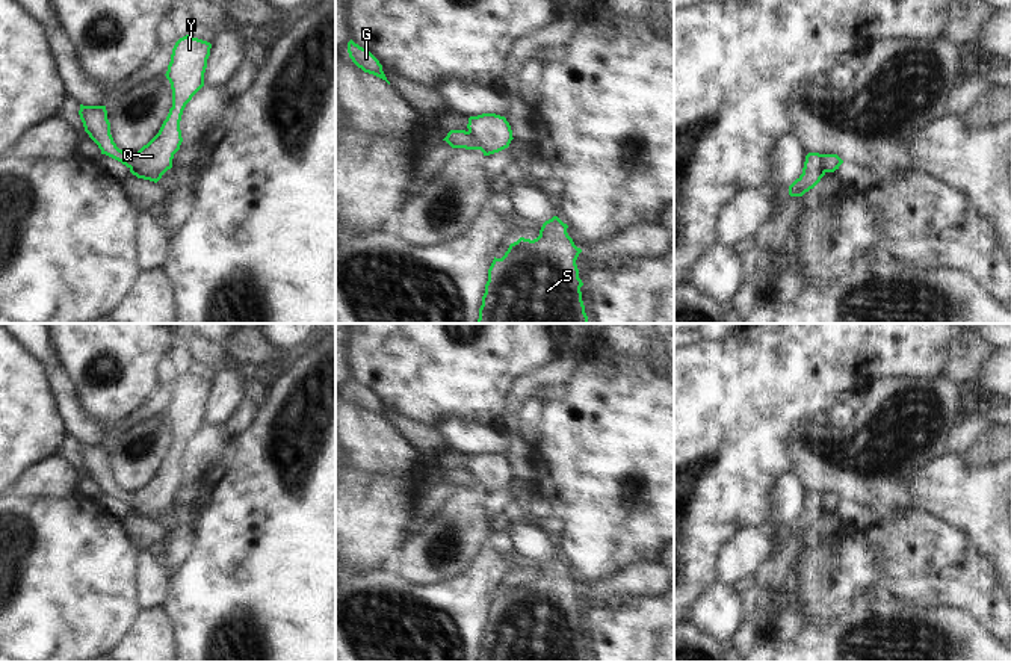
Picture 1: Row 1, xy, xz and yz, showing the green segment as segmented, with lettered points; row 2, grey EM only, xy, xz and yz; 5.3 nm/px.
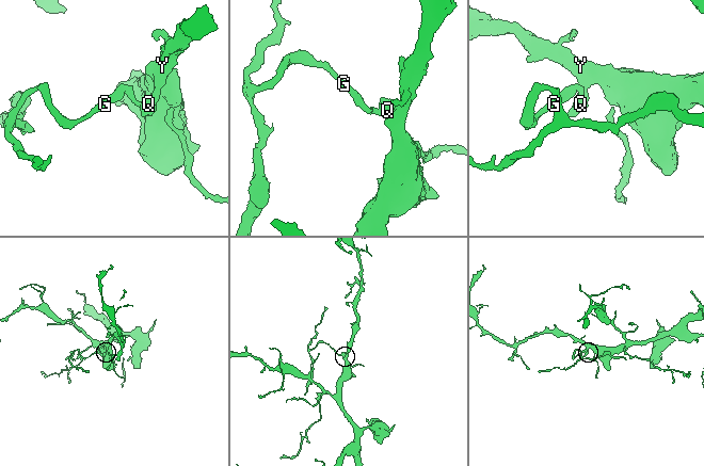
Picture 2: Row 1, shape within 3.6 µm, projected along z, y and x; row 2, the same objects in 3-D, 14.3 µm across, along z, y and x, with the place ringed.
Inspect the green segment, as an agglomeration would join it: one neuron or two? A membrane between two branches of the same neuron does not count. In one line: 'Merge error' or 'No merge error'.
Merge error.

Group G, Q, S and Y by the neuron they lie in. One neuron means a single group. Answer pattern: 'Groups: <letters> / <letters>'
Groups: G / Q S Y.

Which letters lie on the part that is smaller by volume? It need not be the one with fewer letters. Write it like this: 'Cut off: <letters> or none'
Cut off: G

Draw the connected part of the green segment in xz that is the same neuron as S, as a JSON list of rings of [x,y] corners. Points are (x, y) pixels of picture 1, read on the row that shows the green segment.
[[[553,216],[543,224],[536,239],[520,237],[509,245],[502,258],[494,257],[488,269],[488,281],[476,323],[588,323],[580,292],[583,283],[576,264],[582,249],[574,245],[567,228],[567,224]]]

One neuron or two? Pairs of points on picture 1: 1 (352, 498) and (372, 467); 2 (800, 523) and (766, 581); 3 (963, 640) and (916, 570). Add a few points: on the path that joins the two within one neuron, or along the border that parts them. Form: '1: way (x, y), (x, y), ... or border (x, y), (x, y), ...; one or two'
1: border (351, 467), (369, 479), (386, 479), (398, 490); two
2: way (795, 537), (779, 567); one
3: border (905, 600), (958, 606), (973, 617); two

